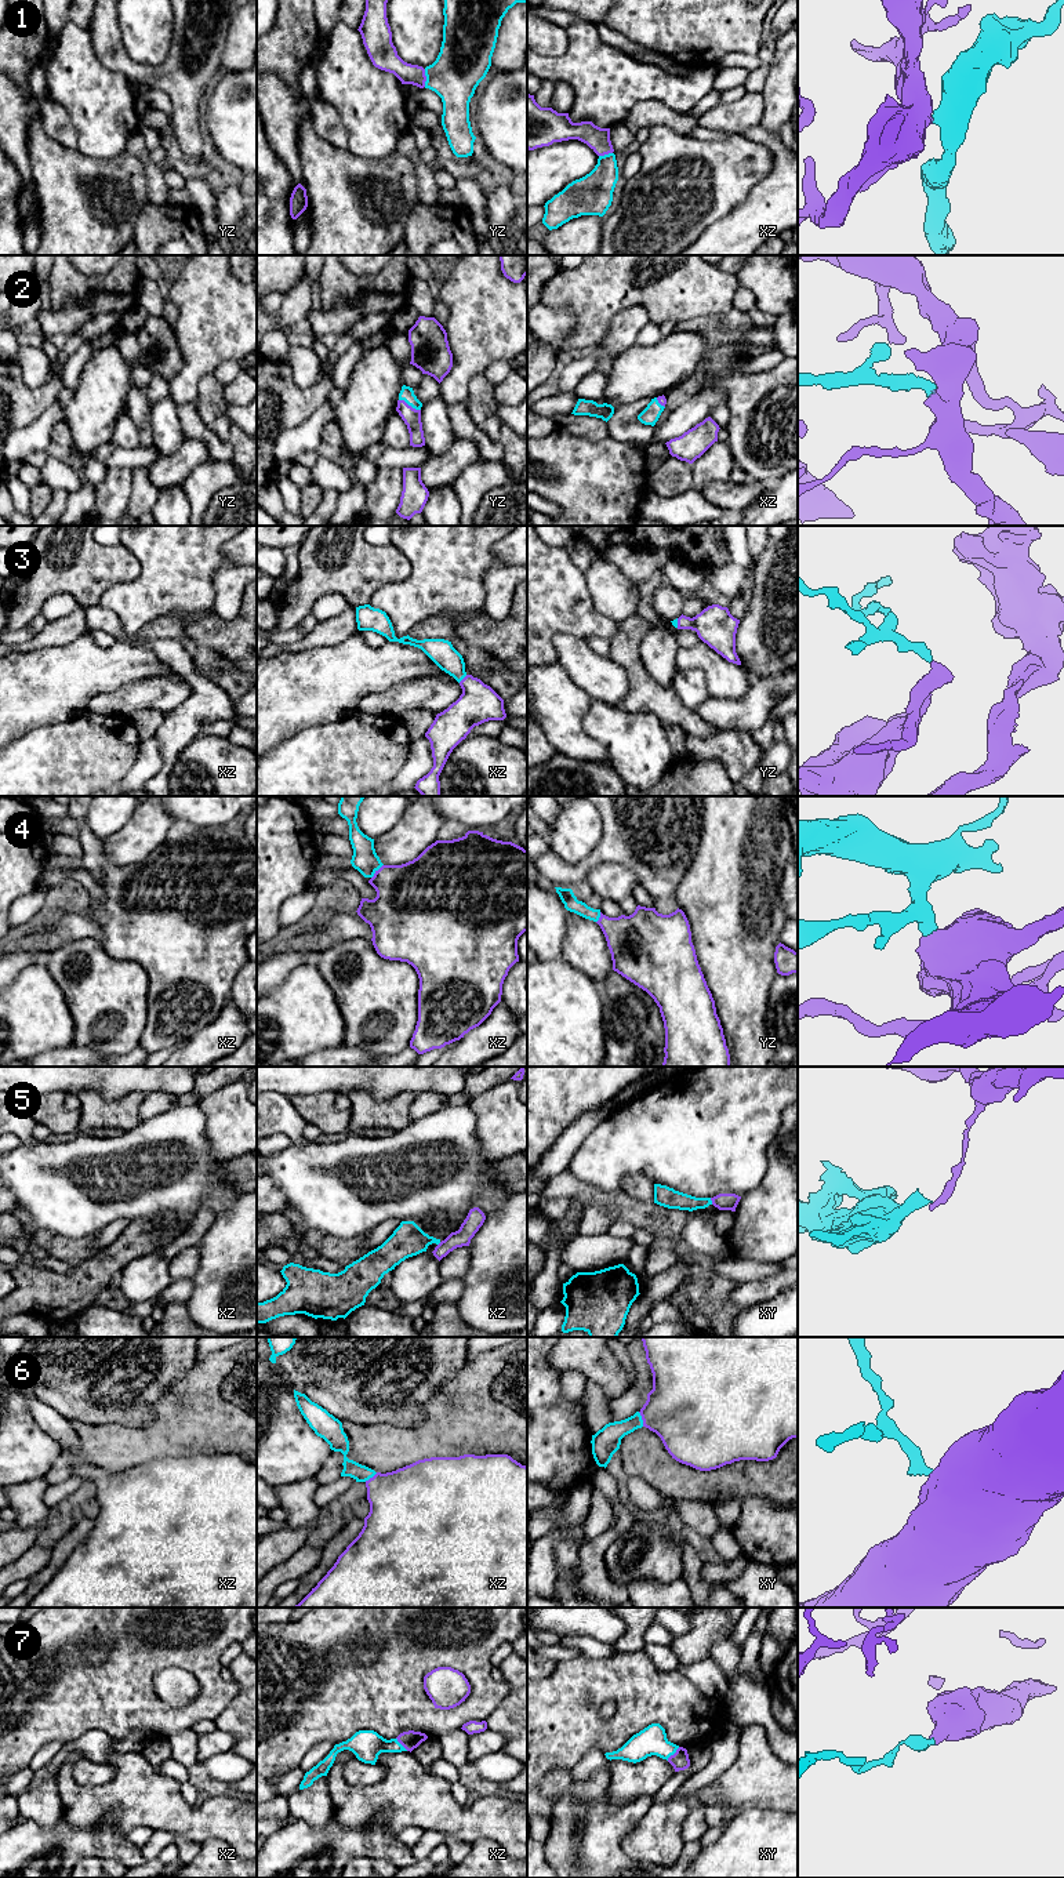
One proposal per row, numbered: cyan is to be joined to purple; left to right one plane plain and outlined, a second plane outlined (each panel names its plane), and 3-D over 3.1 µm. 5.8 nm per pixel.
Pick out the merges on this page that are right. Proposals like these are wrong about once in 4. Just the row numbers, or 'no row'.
1, 2, 3, 4, 6, 7

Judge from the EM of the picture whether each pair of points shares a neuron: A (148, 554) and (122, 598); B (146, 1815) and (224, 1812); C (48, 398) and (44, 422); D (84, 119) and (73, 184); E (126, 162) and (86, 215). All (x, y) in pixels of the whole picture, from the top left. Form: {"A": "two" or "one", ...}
{"A": "one", "B": "one", "C": "two", "D": "two", "E": "one"}

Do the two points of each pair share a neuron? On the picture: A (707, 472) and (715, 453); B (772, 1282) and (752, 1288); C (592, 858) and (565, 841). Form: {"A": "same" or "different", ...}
{"A": "same", "B": "same", "C": "different"}

